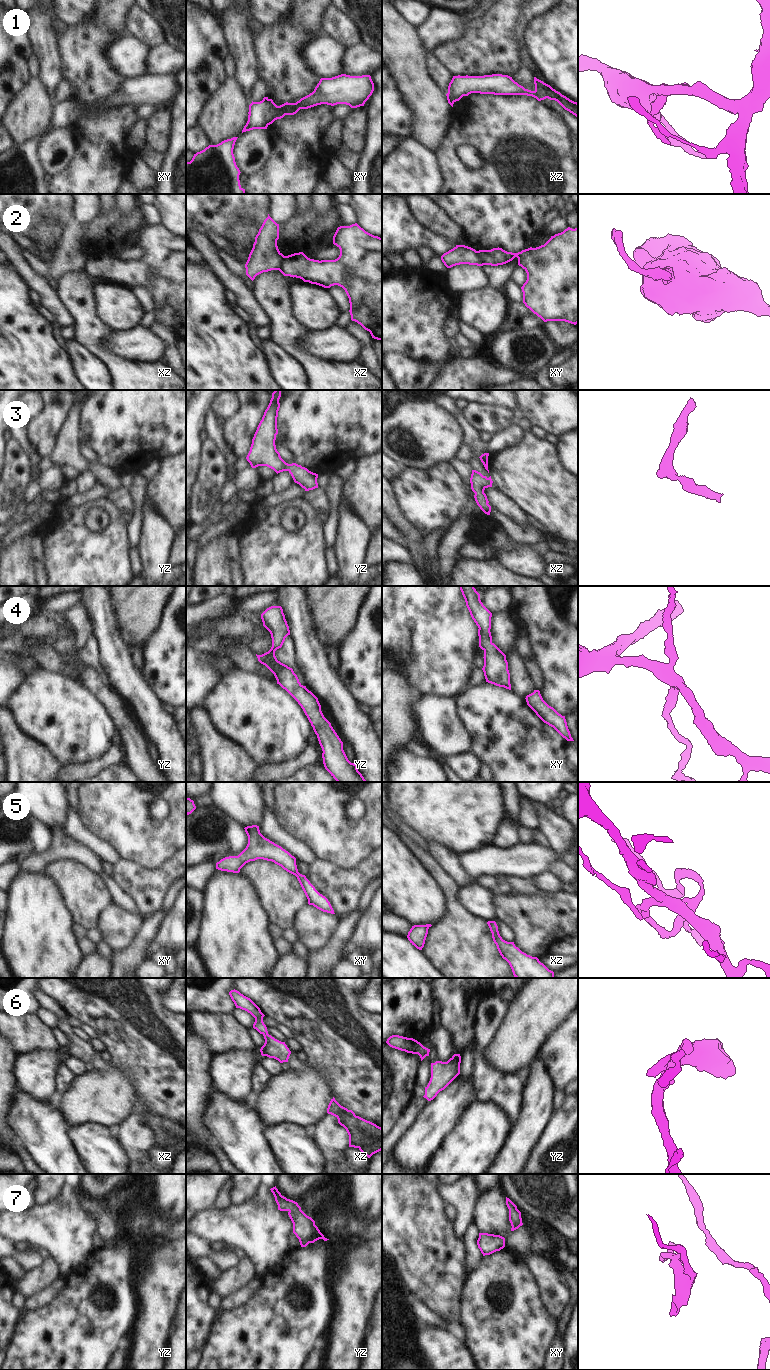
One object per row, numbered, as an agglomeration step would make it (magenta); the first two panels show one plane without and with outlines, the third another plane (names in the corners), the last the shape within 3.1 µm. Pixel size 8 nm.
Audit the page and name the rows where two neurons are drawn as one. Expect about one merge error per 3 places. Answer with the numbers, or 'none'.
1, 2

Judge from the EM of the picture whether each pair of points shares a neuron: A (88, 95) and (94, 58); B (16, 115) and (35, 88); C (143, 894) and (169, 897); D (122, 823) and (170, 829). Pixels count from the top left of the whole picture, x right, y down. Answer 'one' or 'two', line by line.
A: one
B: one
C: two
D: one

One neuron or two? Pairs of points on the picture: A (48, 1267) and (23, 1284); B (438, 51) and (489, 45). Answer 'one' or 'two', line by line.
A: one
B: one

